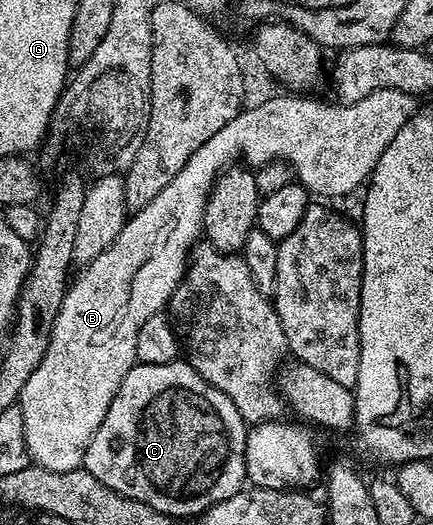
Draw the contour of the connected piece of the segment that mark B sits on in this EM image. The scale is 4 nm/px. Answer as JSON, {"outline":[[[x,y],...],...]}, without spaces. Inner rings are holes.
{"outline":[[[392,89],[373,91],[373,95],[369,95],[352,105],[342,103],[326,105],[323,101],[313,101],[309,98],[312,96],[309,95],[287,96],[291,97],[271,97],[268,101],[253,106],[252,109],[250,107],[244,108],[233,119],[229,119],[229,123],[225,123],[225,127],[221,127],[221,131],[217,131],[217,135],[213,135],[213,139],[205,139],[205,143],[201,143],[201,147],[197,147],[197,151],[193,151],[193,155],[189,155],[189,163],[185,163],[185,167],[181,167],[181,171],[177,171],[177,175],[173,175],[173,179],[169,179],[169,184],[163,190],[157,191],[155,198],[150,203],[145,203],[145,207],[134,210],[128,216],[127,221],[121,227],[121,235],[117,235],[114,243],[104,253],[97,255],[91,262],[88,262],[84,268],[87,270],[76,281],[74,278],[70,282],[67,292],[63,295],[59,314],[55,316],[55,325],[51,328],[51,338],[49,339],[49,347],[45,351],[45,359],[41,359],[37,371],[33,371],[33,375],[29,375],[29,383],[25,383],[17,402],[21,407],[21,415],[25,419],[25,427],[23,428],[25,443],[34,464],[45,467],[49,471],[73,471],[82,466],[89,443],[93,443],[93,435],[97,435],[97,427],[101,427],[101,423],[109,411],[109,403],[113,403],[113,395],[117,395],[117,387],[121,387],[121,379],[125,379],[125,375],[129,375],[129,371],[137,363],[138,331],[150,316],[164,312],[165,306],[170,302],[176,287],[181,283],[183,274],[187,271],[191,251],[195,248],[203,232],[203,217],[207,206],[207,197],[211,194],[215,182],[219,180],[219,177],[226,169],[232,168],[239,162],[247,167],[260,167],[271,162],[283,162],[291,170],[294,180],[298,184],[304,185],[308,193],[316,198],[343,197],[346,193],[353,192],[359,184],[360,188],[370,178],[371,172],[377,167],[377,159],[381,159],[381,155],[385,155],[385,147],[389,147],[389,143],[393,143],[393,135],[397,135],[397,131],[401,131],[401,127],[405,127],[405,123],[414,115],[417,108],[416,94],[393,91]]]}

